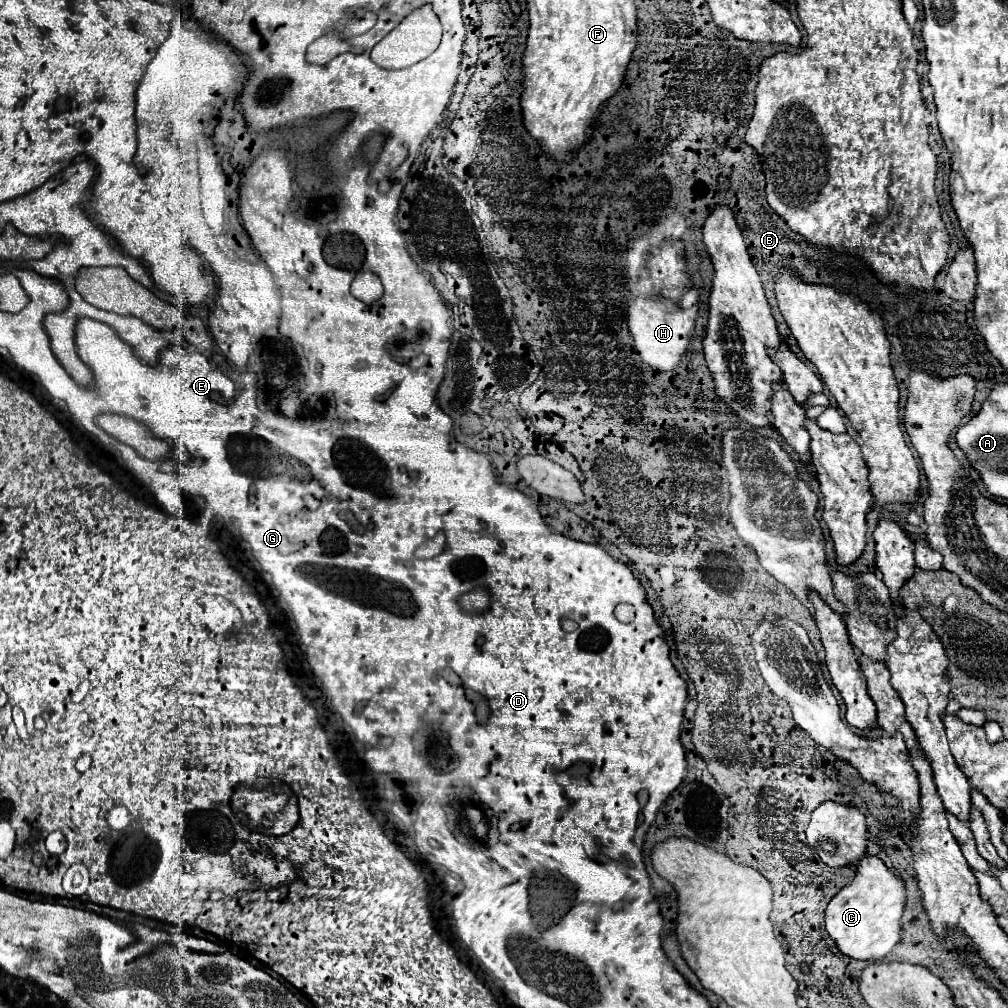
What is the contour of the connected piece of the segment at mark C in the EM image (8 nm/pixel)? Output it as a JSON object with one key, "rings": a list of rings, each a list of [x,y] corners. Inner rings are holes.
{"rings":[[[863,856],[851,884],[831,898],[825,910],[825,924],[837,948],[855,960],[879,960],[901,940],[901,916],[905,908],[905,886],[881,858]]]}

